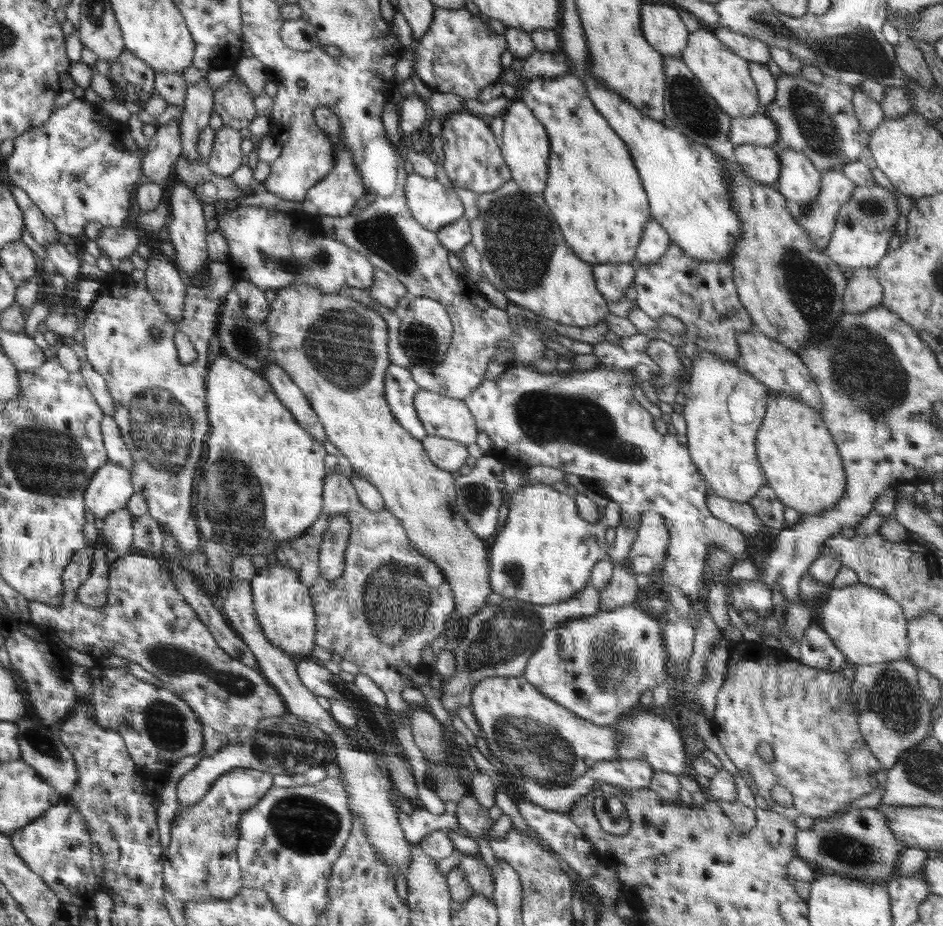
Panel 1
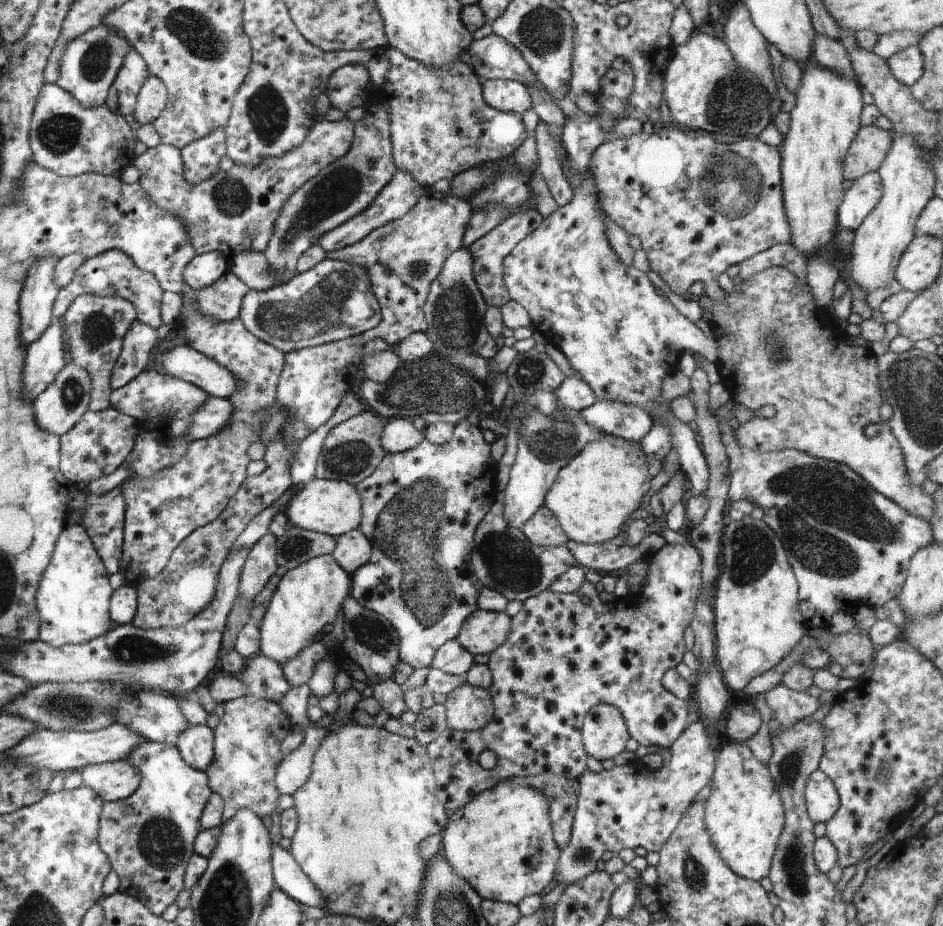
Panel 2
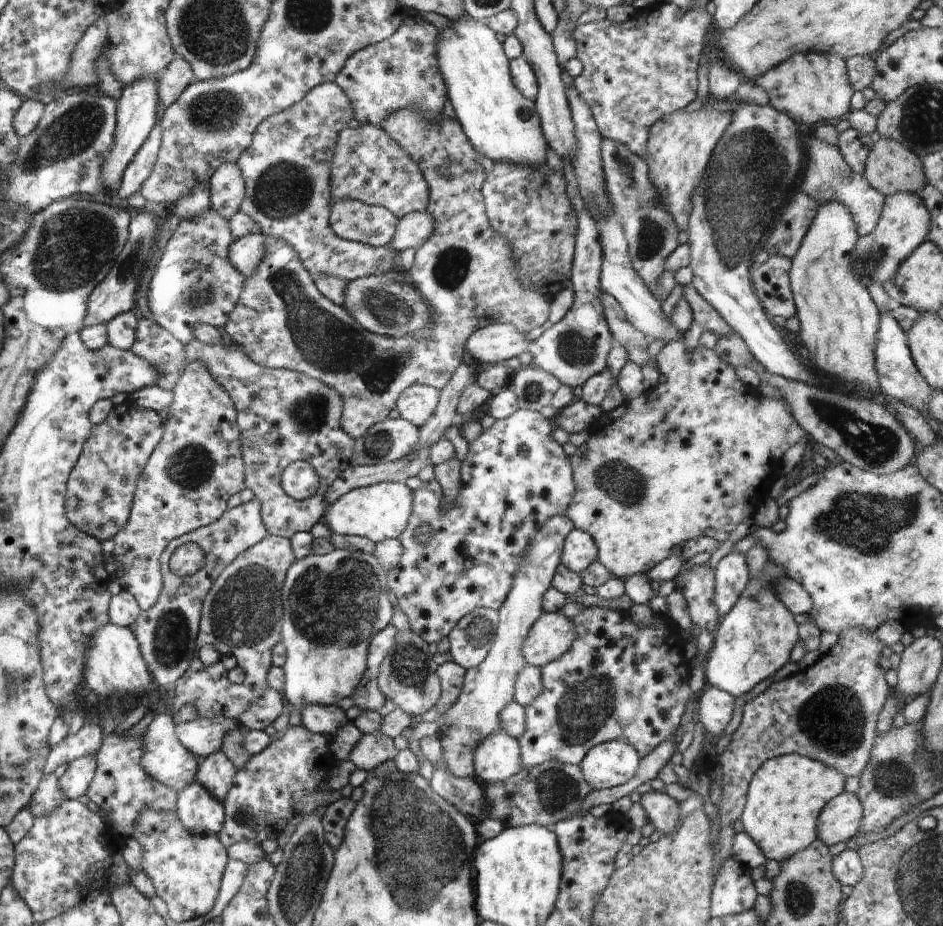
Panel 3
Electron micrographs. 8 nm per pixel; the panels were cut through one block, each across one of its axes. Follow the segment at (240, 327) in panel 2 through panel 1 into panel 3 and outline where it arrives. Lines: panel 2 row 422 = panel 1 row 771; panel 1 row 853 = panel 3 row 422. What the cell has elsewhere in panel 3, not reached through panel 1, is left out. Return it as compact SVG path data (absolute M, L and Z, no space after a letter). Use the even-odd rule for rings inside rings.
M193 361L186 364L172 392L174 401L164 422L162 441L138 478L128 521L113 539L116 545L111 553L117 566L115 579L122 591L137 599L141 611L152 608L162 591L159 559L166 546L184 534L216 522L225 514L229 498L246 488L237 413L226 390L210 375L205 363Z

